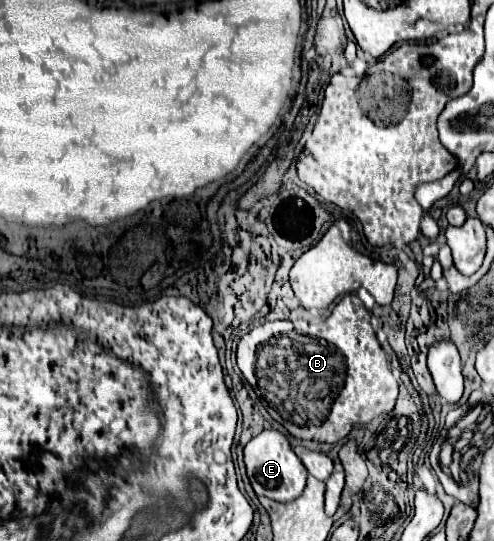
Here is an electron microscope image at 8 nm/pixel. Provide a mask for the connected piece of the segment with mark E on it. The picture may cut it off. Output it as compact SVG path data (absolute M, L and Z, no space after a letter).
M273 428L263 430L251 442L247 442L245 466L247 466L249 482L257 496L267 496L277 502L291 502L297 496L301 496L301 492L305 488L307 470L303 468L303 462L295 456L293 448L289 446L287 436L281 434L279 430L273 430Z

